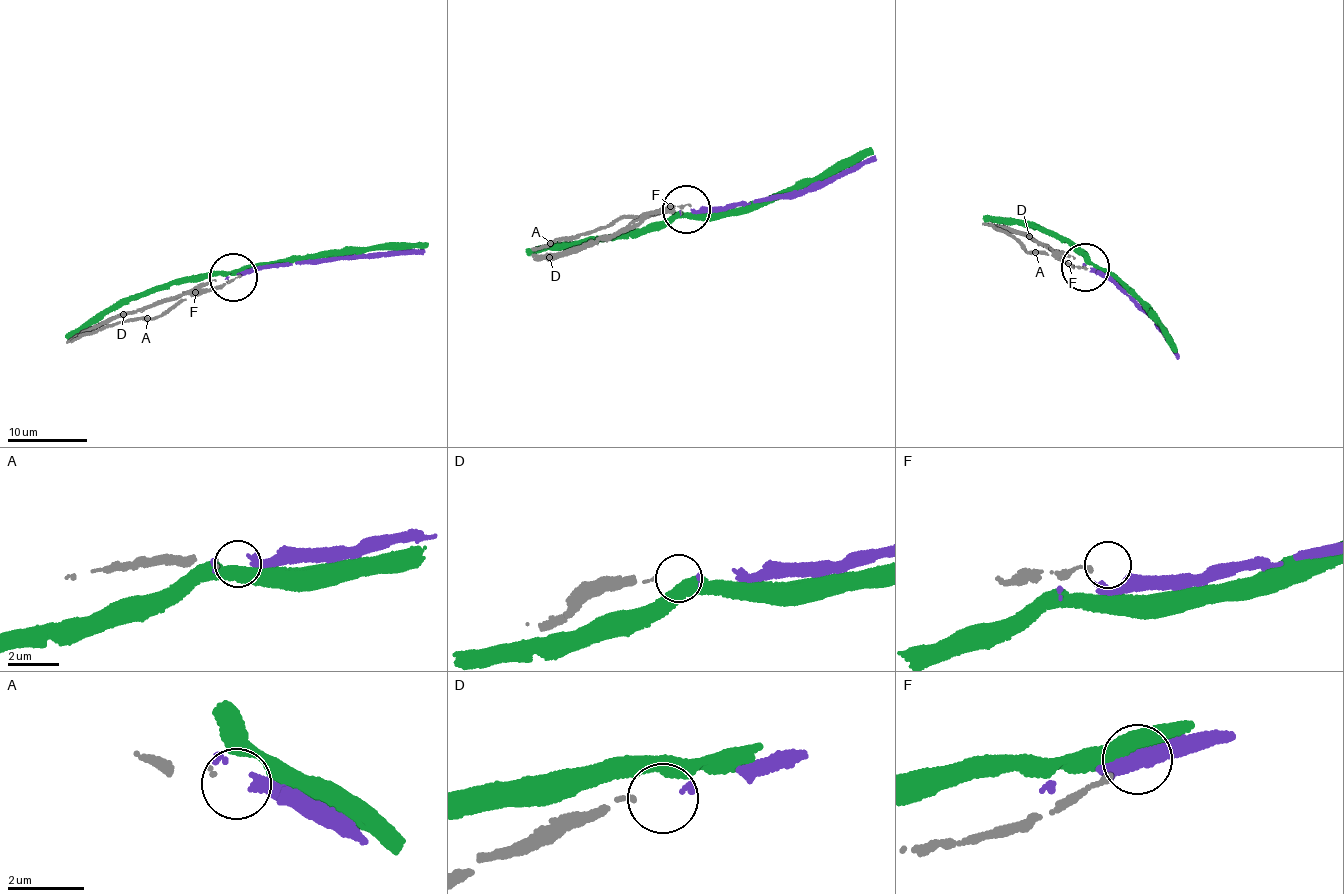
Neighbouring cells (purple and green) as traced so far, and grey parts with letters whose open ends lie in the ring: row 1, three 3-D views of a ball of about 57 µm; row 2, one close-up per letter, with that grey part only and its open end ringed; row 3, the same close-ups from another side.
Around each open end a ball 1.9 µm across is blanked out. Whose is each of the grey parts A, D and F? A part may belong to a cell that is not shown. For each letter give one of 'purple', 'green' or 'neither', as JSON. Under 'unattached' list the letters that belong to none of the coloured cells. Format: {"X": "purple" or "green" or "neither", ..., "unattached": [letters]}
{"A": "neither", "D": "purple", "F": "neither", "unattached": ["A", "F"]}

